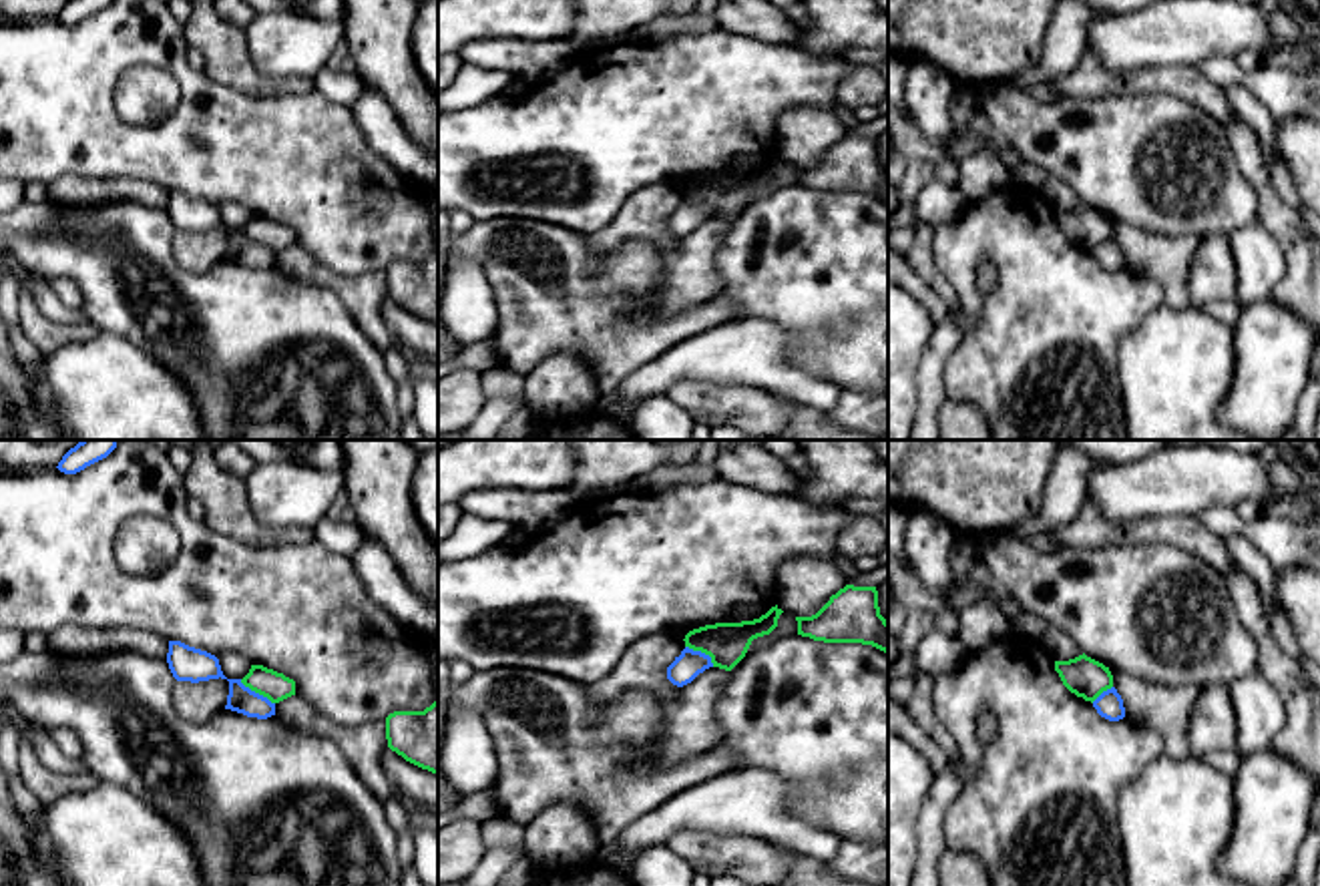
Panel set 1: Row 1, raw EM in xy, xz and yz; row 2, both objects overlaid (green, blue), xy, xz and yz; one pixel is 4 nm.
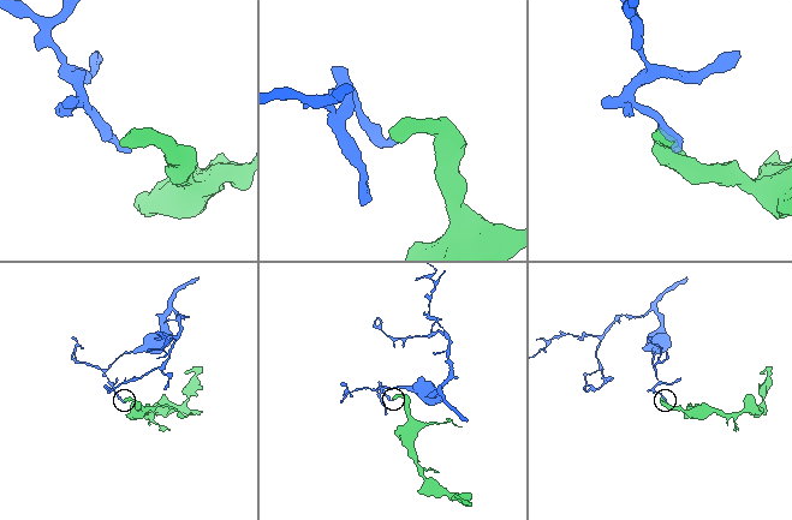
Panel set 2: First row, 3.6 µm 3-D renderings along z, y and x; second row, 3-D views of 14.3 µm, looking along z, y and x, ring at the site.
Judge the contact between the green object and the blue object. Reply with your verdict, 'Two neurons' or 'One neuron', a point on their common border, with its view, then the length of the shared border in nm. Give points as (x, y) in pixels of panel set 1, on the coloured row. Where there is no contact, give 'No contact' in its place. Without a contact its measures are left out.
Two neurons. Touches green at xy (258, 692). Shared border 170 nm

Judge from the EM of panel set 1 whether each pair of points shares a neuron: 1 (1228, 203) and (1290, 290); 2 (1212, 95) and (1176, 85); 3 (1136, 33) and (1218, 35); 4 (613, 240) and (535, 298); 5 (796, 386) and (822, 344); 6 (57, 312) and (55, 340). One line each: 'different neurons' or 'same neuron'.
1: different neurons
2: same neuron
3: same neuron
4: different neurons
5: different neurons
6: different neurons

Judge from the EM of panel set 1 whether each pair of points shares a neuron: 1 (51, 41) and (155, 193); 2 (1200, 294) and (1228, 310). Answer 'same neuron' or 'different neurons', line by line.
1: different neurons
2: different neurons

